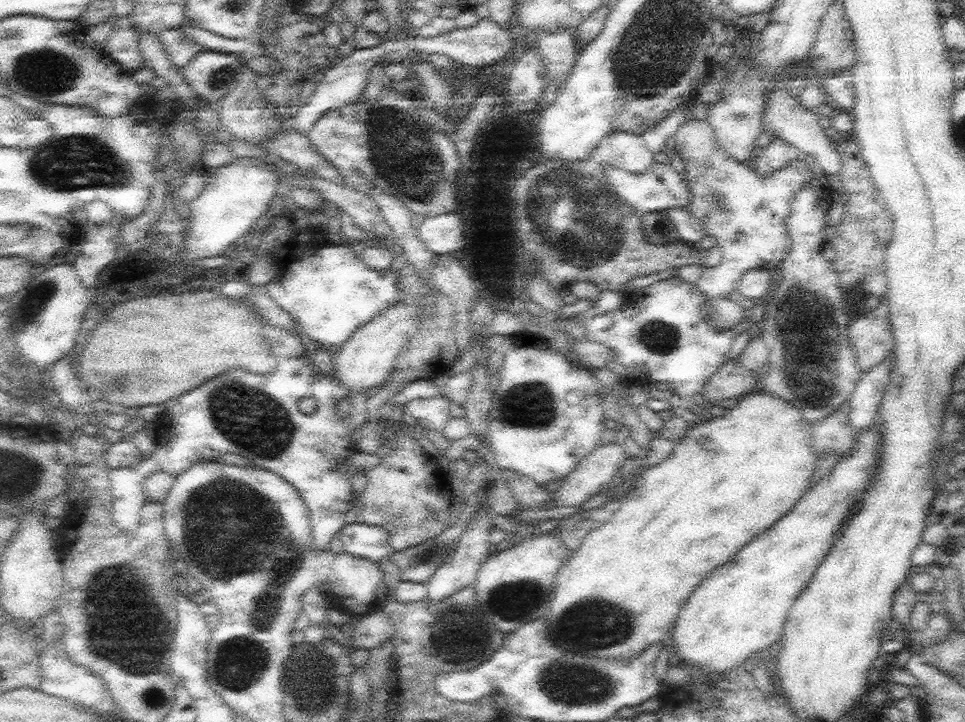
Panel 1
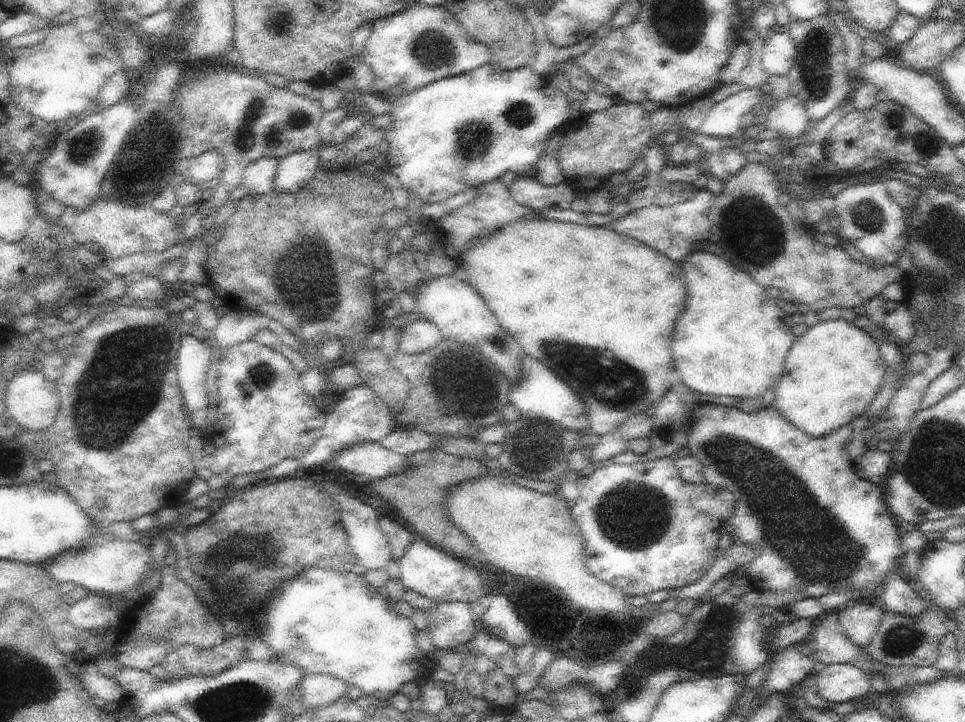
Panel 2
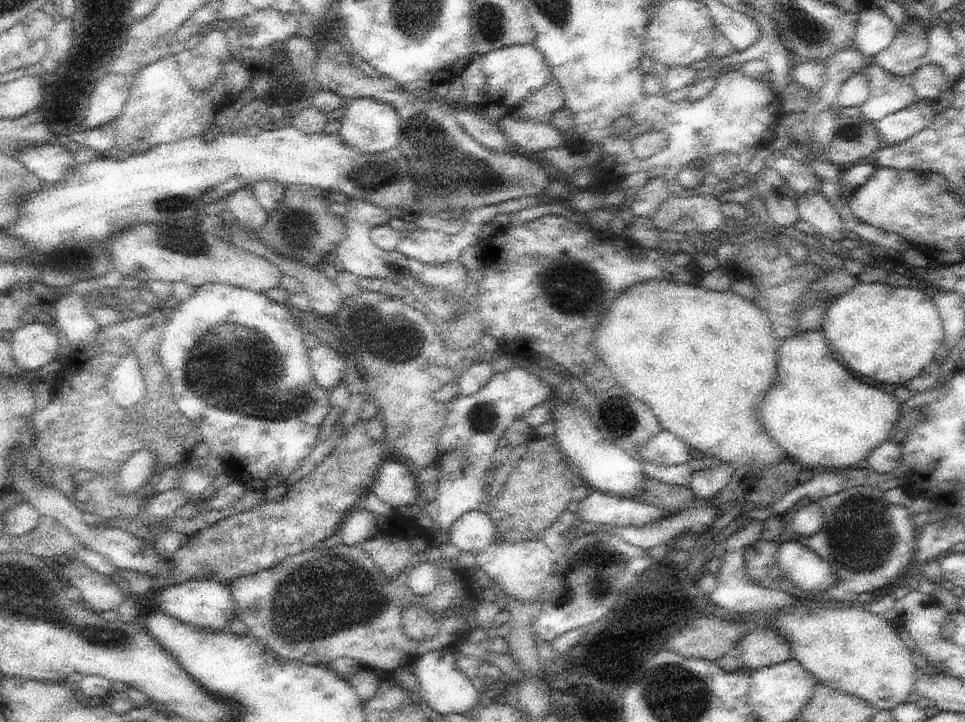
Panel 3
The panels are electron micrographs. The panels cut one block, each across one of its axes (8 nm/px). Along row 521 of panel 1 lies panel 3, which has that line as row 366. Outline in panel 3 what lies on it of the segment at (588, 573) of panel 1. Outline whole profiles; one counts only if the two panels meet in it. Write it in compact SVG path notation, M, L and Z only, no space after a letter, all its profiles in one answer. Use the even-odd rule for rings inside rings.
M649 280L645 284L641 282L641 284L635 284L631 290L619 294L615 304L611 304L611 310L607 312L607 316L603 316L601 328L597 328L597 332L595 332L597 356L601 356L601 360L607 364L607 368L611 368L619 386L623 386L637 400L649 404L649 408L657 416L663 430L673 432L677 438L681 438L685 444L689 444L697 452L701 452L709 458L715 458L723 464L731 464L733 468L751 466L757 470L767 470L767 468L777 466L779 462L783 462L787 458L787 452L779 444L775 444L775 440L771 438L771 434L767 432L763 422L759 422L759 416L757 416L757 404L761 404L765 394L771 392L771 386L773 386L775 376L777 376L775 370L777 370L777 362L779 362L779 346L781 344L775 336L775 328L773 328L767 312L761 310L755 302L745 300L735 292L713 292L713 290L707 290L703 286L675 284L675 282L667 282L667 280Z

